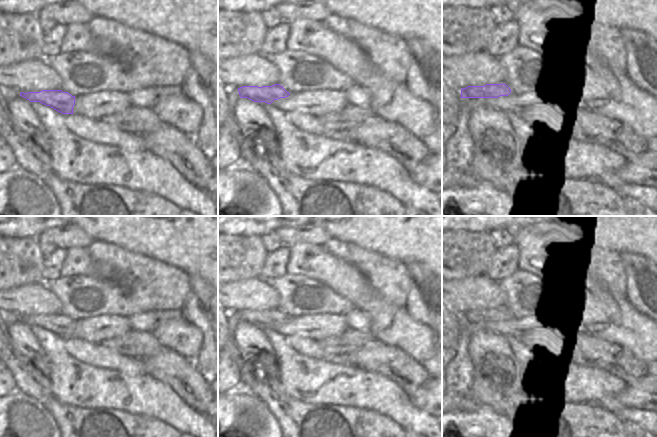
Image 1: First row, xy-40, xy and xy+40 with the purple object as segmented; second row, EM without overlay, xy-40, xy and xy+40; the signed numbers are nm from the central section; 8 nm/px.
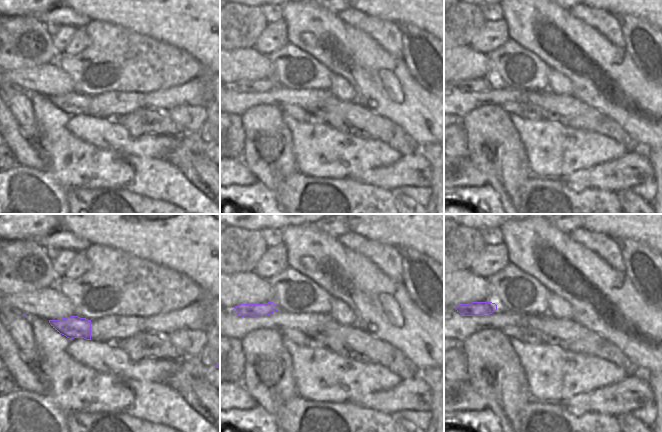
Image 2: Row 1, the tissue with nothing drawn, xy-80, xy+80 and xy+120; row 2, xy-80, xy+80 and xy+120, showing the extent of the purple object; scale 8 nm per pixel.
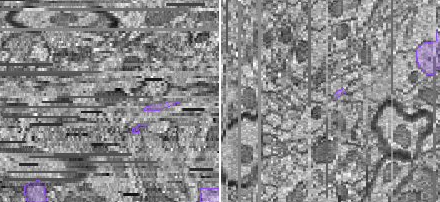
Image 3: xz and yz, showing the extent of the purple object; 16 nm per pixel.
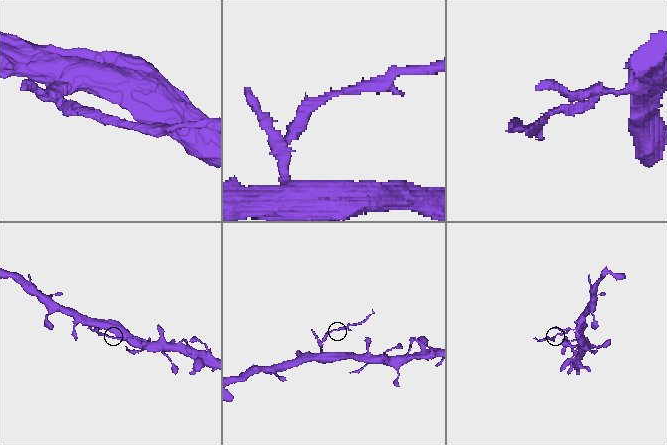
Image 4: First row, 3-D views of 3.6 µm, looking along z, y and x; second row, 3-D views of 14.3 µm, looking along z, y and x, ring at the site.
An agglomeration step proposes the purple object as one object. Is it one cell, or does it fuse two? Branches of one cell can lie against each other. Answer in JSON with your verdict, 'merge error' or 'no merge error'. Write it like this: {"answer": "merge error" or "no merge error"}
{"answer": "merge error"}

